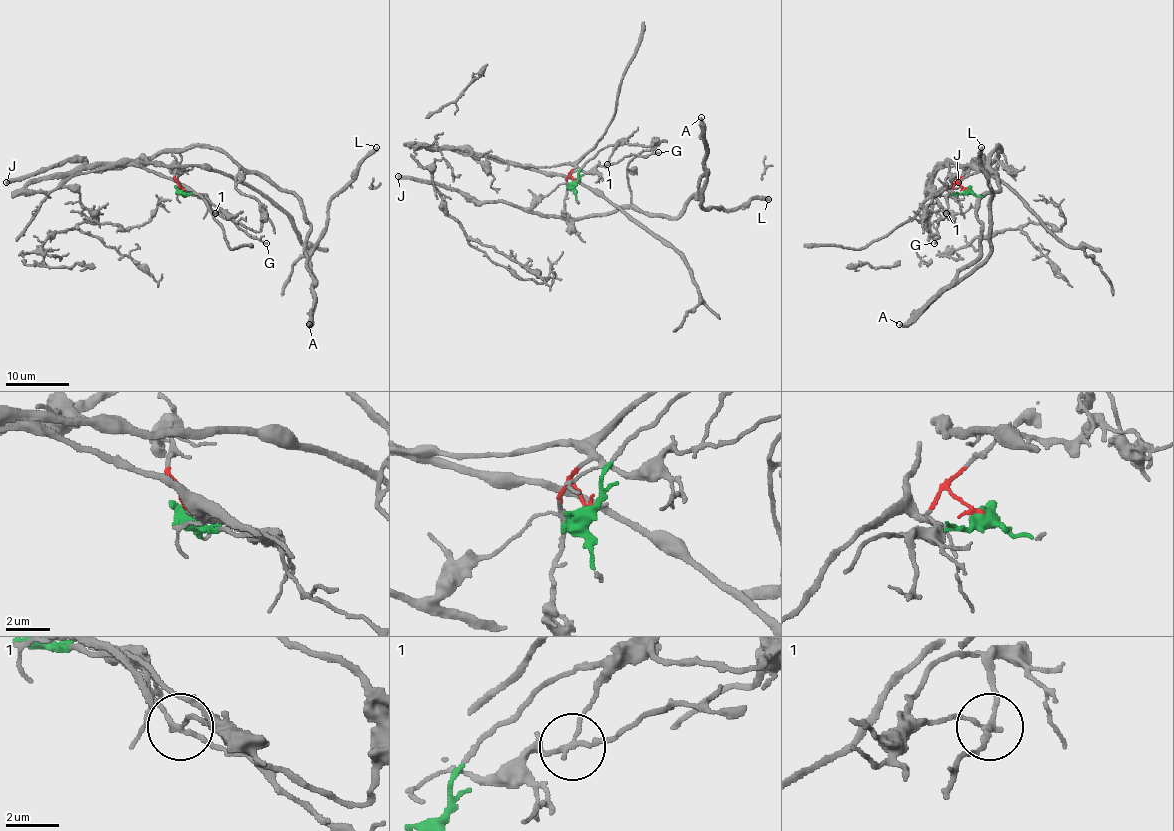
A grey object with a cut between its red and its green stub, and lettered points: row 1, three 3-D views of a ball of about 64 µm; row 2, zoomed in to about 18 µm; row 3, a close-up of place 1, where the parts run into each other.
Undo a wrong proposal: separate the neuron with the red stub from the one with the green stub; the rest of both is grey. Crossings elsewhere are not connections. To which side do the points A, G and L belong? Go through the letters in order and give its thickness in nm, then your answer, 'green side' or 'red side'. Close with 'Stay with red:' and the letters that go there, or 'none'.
A: 340 nm | green side
G: 140 nm | red side
L: 380 nm | green side
Stay with red: G

